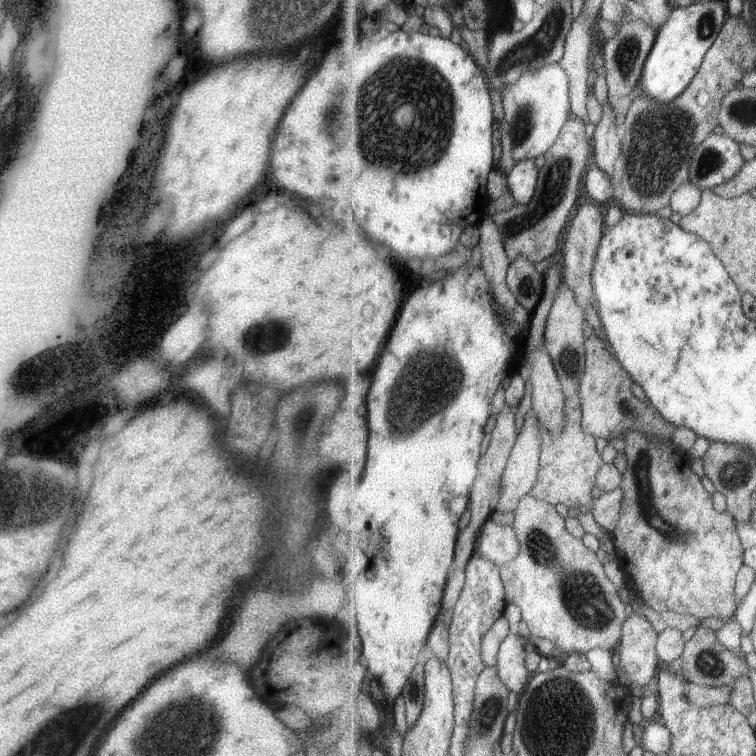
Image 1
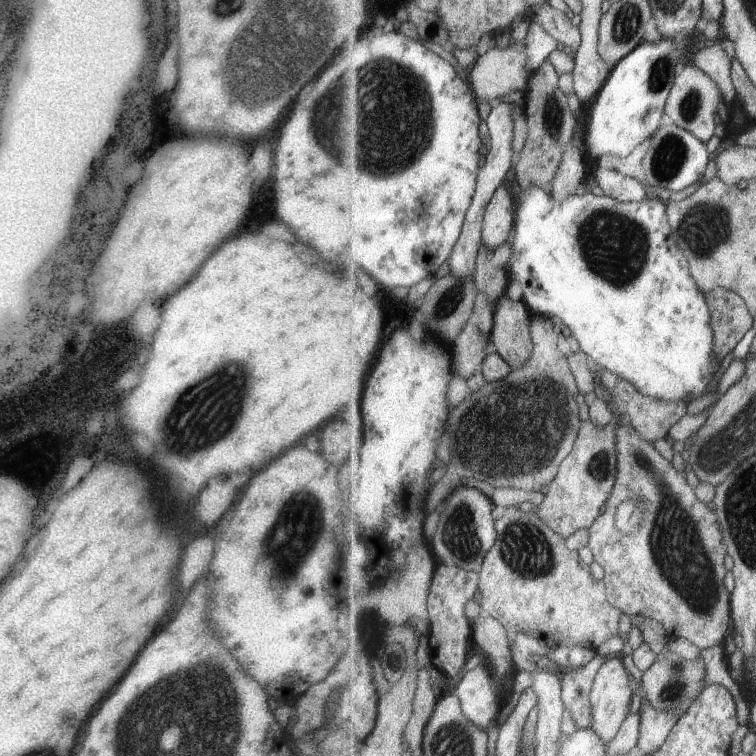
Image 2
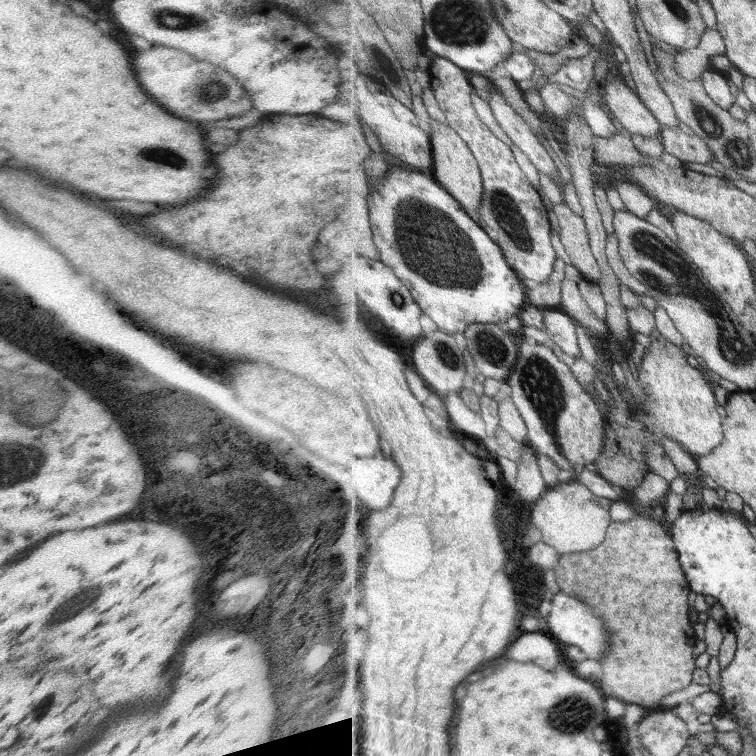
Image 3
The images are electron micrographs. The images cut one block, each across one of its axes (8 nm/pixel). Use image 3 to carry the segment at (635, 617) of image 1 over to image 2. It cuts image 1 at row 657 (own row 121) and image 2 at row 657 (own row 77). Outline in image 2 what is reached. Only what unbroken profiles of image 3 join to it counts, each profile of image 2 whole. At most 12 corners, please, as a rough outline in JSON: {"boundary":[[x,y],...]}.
{"boundary":[[622,656],[609,657],[591,690],[593,724],[605,744],[631,714],[634,690]]}

